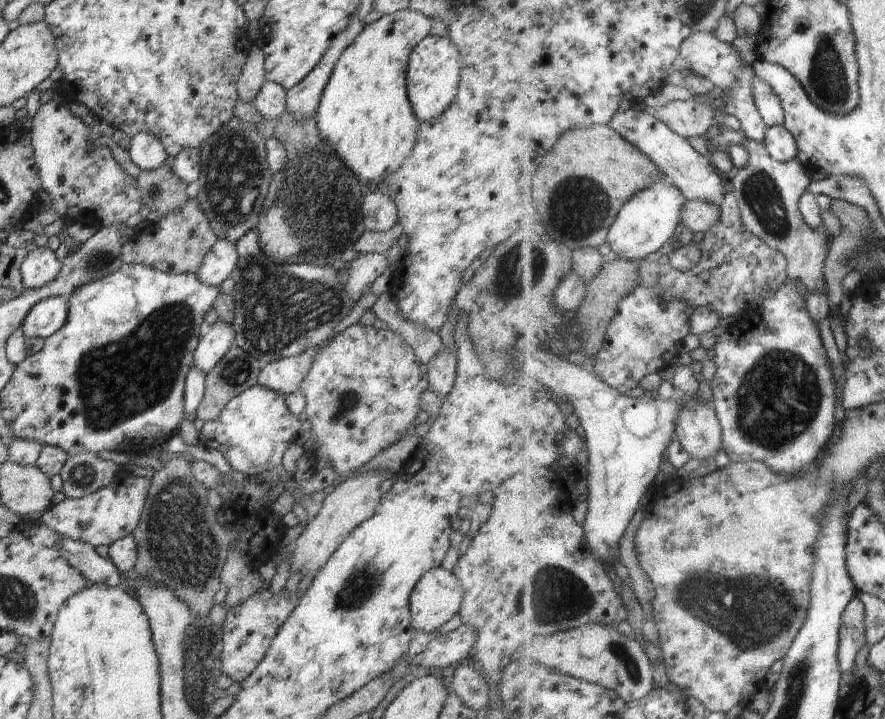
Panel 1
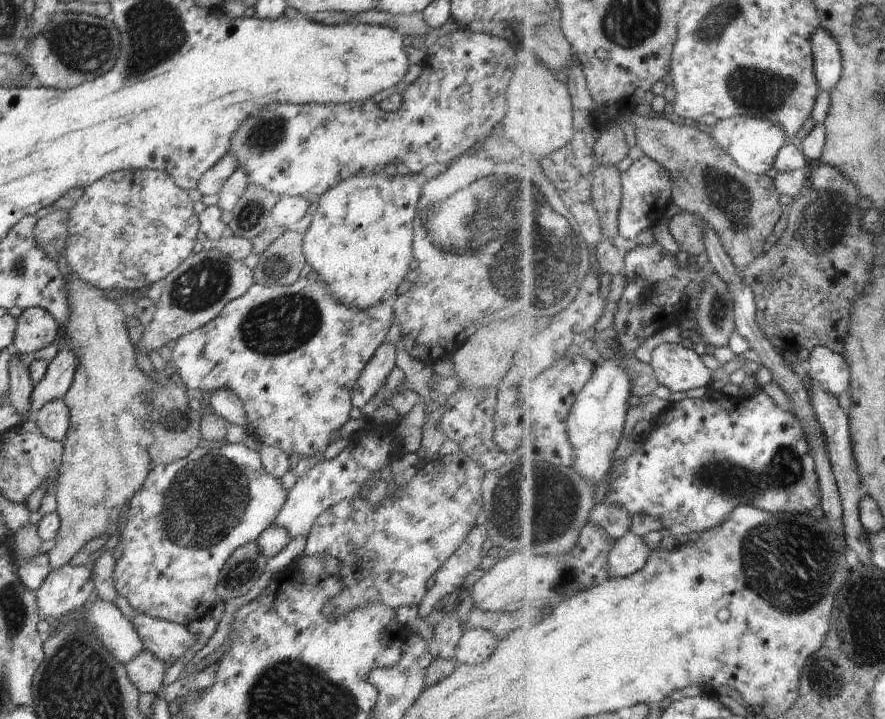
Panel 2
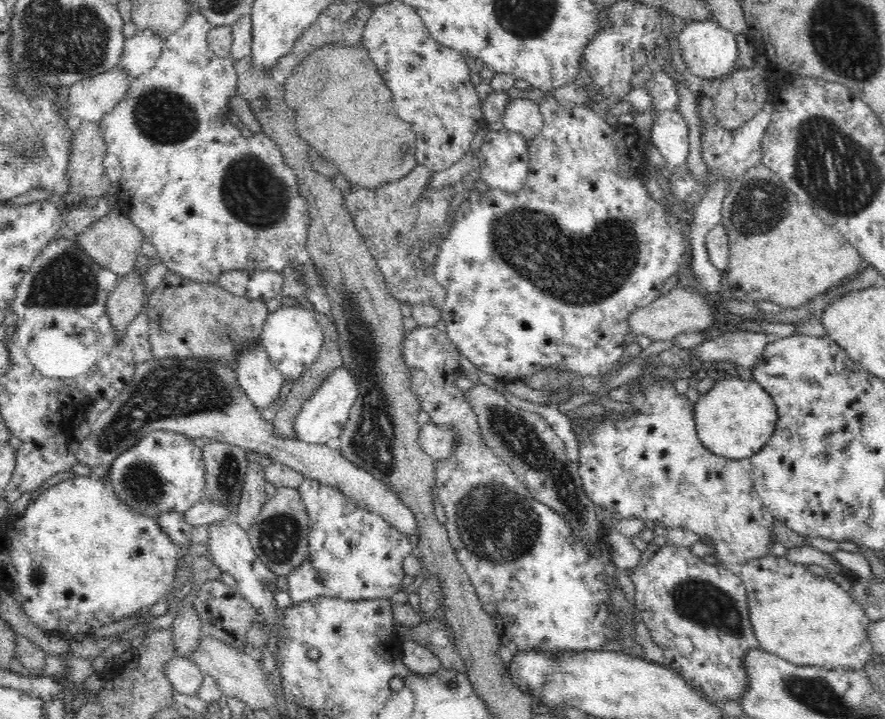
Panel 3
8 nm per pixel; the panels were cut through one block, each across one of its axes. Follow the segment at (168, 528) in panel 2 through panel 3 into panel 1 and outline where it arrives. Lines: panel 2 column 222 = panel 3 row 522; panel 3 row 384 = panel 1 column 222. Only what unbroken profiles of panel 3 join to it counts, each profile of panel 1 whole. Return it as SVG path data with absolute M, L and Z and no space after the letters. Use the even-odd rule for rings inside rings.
M256 384L230 399L216 420L206 421L199 431L197 442L208 450L218 450L234 470L243 472L248 477L265 470L280 470L282 457L296 438L301 422L301 417L290 413L284 395Z

